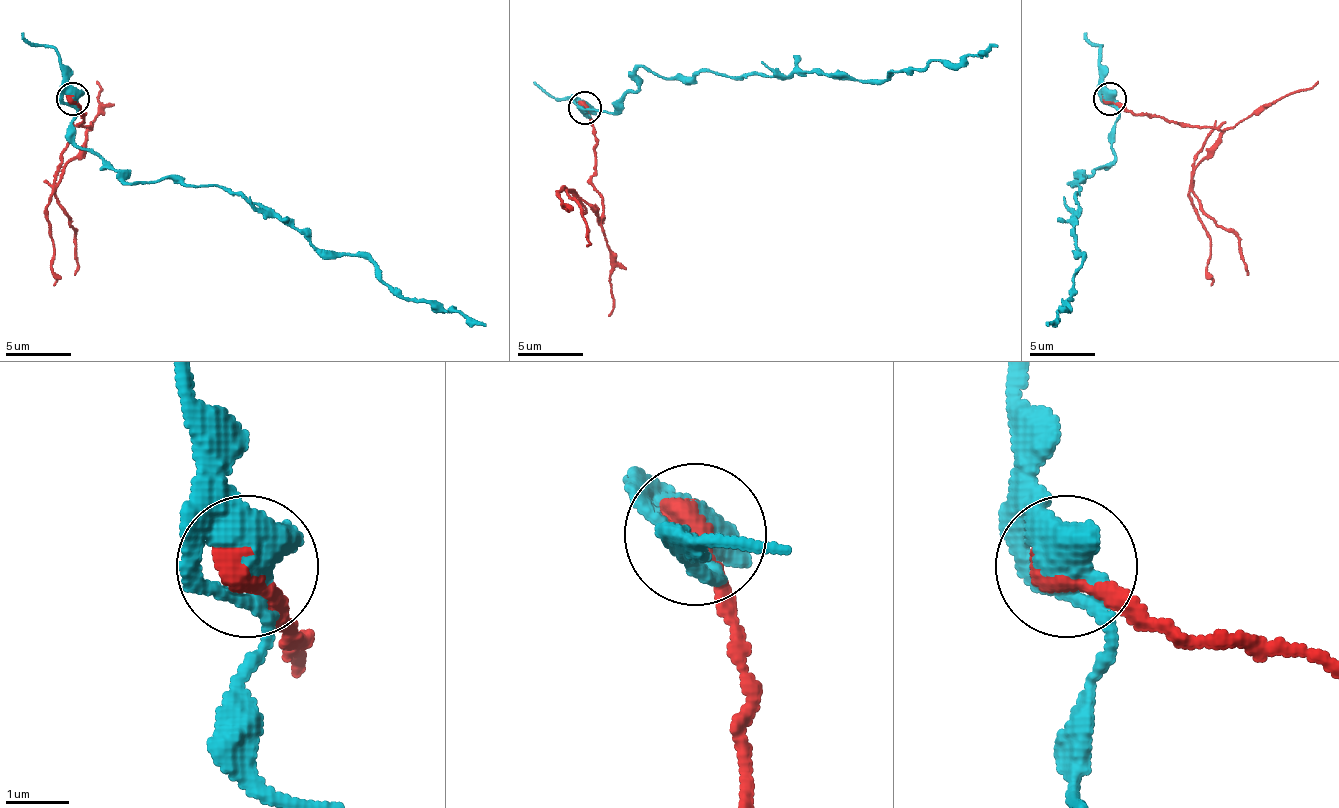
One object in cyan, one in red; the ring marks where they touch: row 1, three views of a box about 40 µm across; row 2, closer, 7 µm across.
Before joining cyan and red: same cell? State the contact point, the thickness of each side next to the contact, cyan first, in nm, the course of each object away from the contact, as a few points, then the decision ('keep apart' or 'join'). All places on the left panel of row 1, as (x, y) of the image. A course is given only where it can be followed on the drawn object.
at (73, 99); 500 nm thick on the cyan side, 440 nm on the other; cyan runs (74, 99), (74, 139), (123, 179), (232, 189), (288, 218), (318, 248), (371, 261), (407, 298), (486, 327); red runs (74, 99), (90, 129), (57, 192), (74, 238), (74, 274); keep apart

